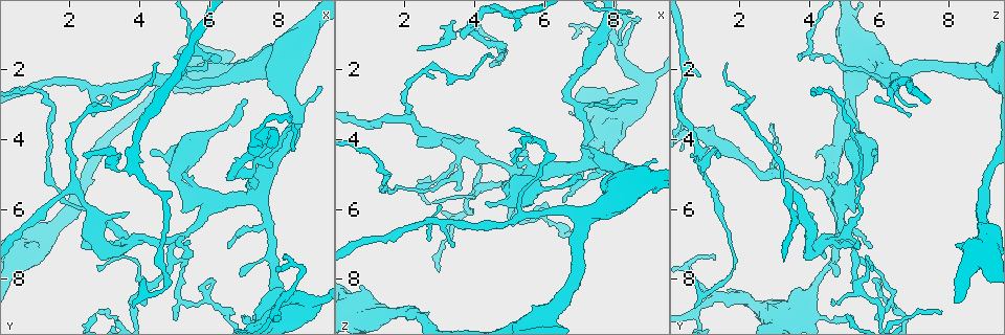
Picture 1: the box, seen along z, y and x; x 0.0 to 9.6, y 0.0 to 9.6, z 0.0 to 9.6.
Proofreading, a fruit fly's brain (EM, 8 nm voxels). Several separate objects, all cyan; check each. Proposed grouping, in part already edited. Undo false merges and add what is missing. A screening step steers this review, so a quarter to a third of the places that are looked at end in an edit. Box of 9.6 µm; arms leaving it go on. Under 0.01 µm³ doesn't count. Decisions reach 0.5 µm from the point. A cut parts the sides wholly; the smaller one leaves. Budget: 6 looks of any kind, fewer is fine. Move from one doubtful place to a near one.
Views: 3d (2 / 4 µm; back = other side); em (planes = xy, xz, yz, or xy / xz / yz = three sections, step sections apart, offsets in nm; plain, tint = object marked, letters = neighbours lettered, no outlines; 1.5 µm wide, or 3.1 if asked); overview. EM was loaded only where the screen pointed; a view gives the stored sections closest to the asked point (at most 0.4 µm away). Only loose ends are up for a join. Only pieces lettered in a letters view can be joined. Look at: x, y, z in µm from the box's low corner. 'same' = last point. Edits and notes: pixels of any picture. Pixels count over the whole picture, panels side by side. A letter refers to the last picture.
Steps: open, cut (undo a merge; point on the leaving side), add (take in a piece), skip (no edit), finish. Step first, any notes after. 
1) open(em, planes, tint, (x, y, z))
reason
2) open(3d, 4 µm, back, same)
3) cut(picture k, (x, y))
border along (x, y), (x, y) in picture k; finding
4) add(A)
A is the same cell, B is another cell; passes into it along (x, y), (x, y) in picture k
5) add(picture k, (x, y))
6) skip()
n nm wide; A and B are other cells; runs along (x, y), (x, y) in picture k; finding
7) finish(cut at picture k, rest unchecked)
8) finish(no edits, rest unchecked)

open(em, xz, step 8, tint, (3.80, 8.80, 0.75))
free end

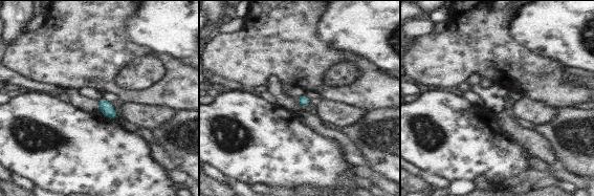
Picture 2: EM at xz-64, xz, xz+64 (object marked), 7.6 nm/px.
open(em, planes, letters, same)
cut it another way

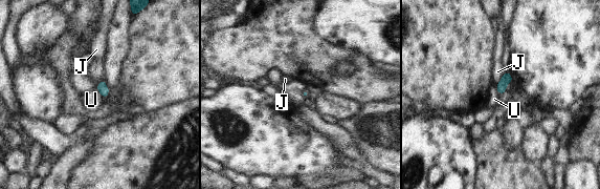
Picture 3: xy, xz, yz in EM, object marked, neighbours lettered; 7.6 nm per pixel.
skip()
J touches over 130 nm; J and U are other cells; border along (495, 86), (500, 93), (506, 91) in picture 3; no lettered piece goes on from it

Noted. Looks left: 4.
open(3d, 4 µm, (6.95, 5.00, 3.10))
abrupt turn

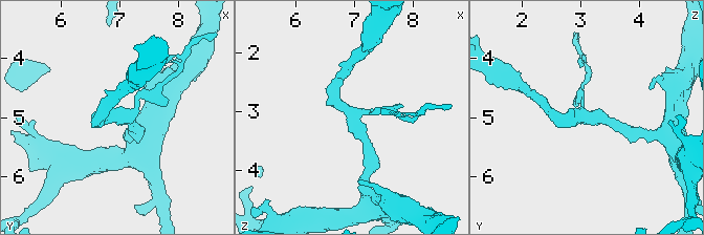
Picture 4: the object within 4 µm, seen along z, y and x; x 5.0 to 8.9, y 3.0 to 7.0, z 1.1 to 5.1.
open(em, yz, step 4, tint, (7.00, 5.05, 3.05))
3 arms; arms of 160, 190, 220 nm

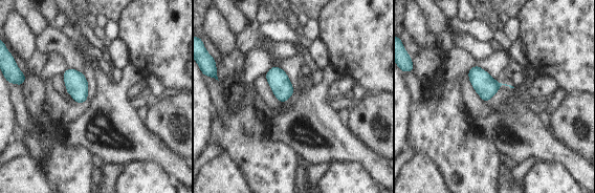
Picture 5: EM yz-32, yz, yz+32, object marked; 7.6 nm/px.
open(em, yz, step 4, letters, same)

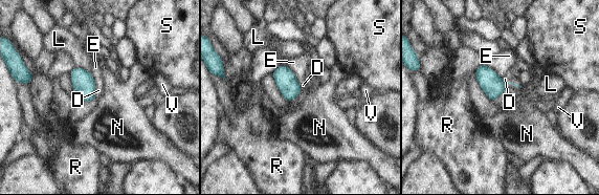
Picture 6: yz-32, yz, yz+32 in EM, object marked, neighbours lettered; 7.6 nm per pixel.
skip()
140 nm wide; D, E, L, N, R, S and V are other cells; border along (474, 71), (477, 78) in picture 6; all the same neuron

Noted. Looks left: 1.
finish(no edits, rest unchecked)

